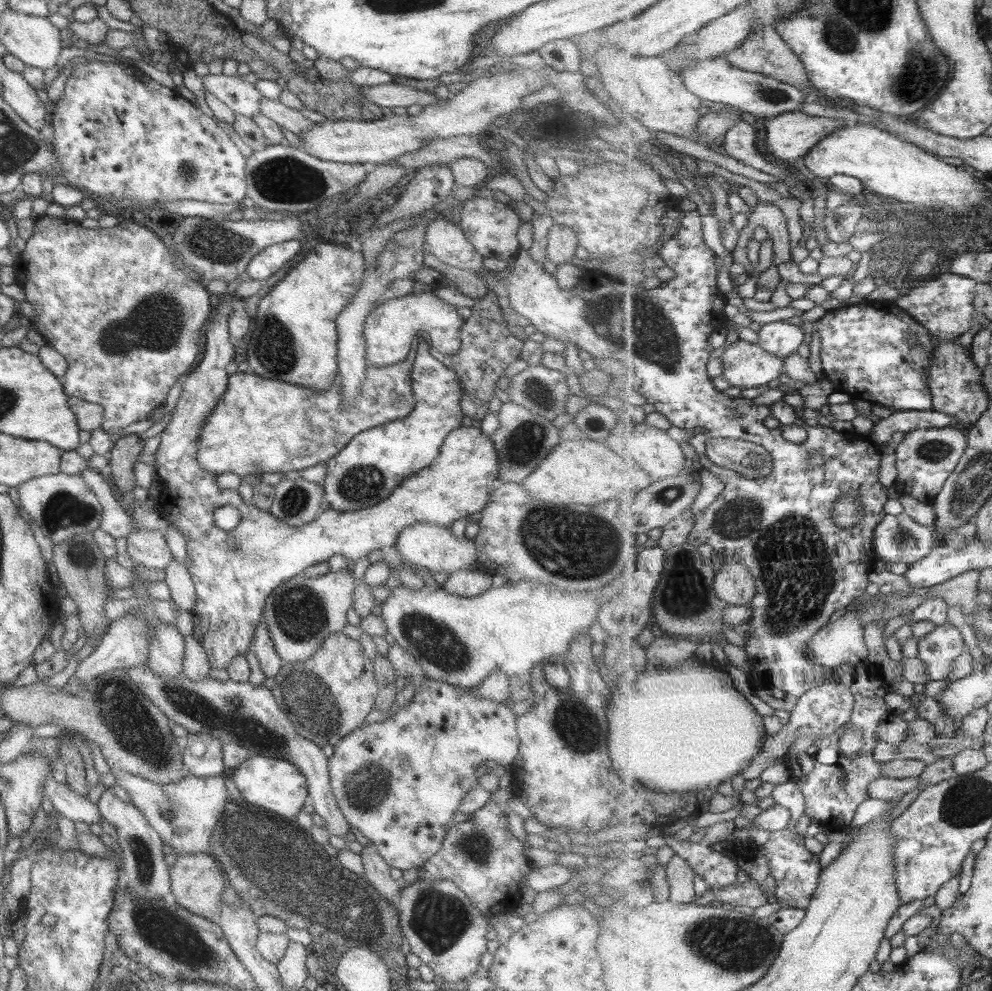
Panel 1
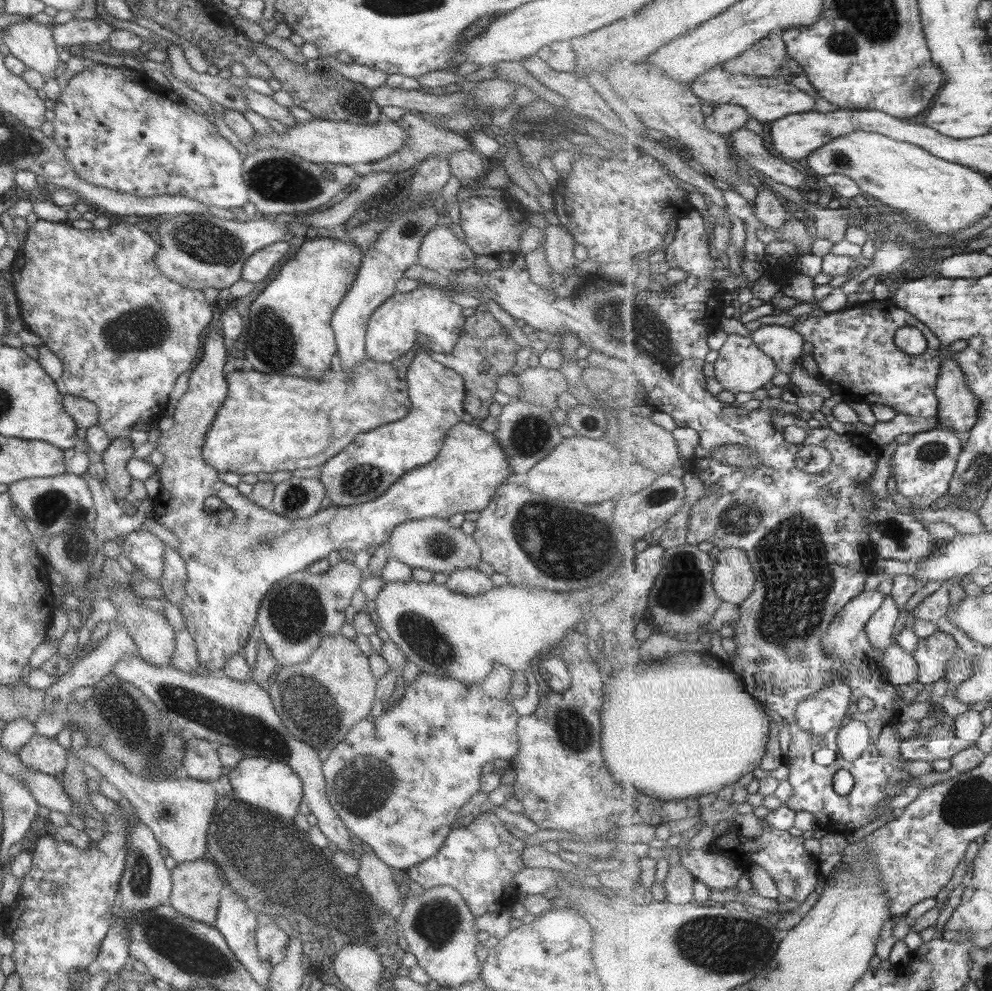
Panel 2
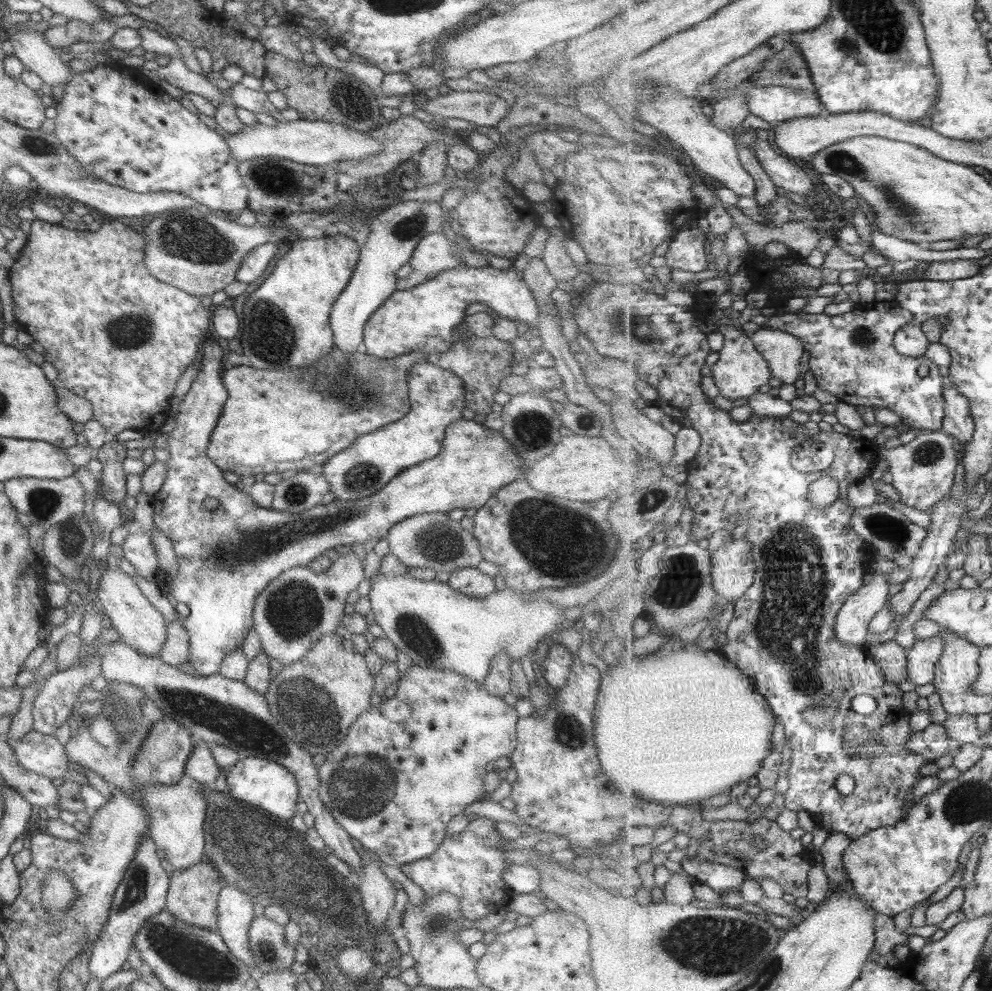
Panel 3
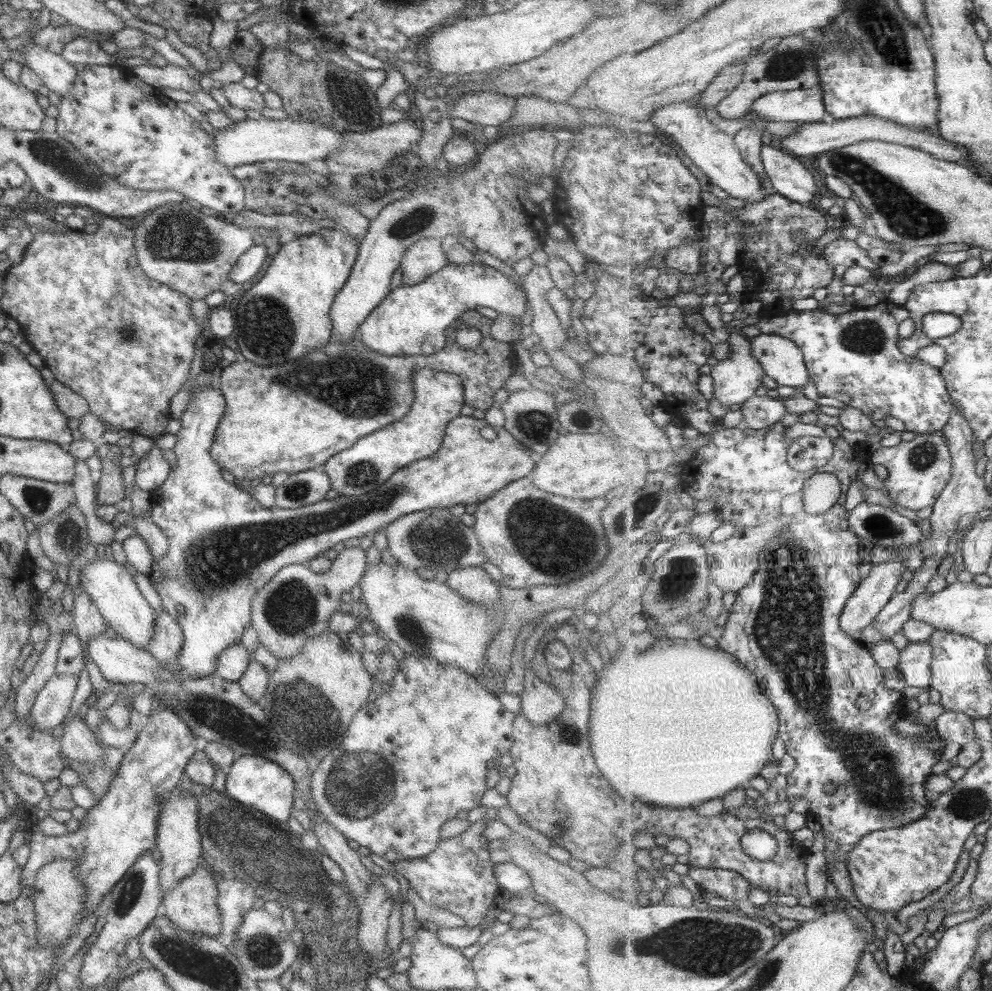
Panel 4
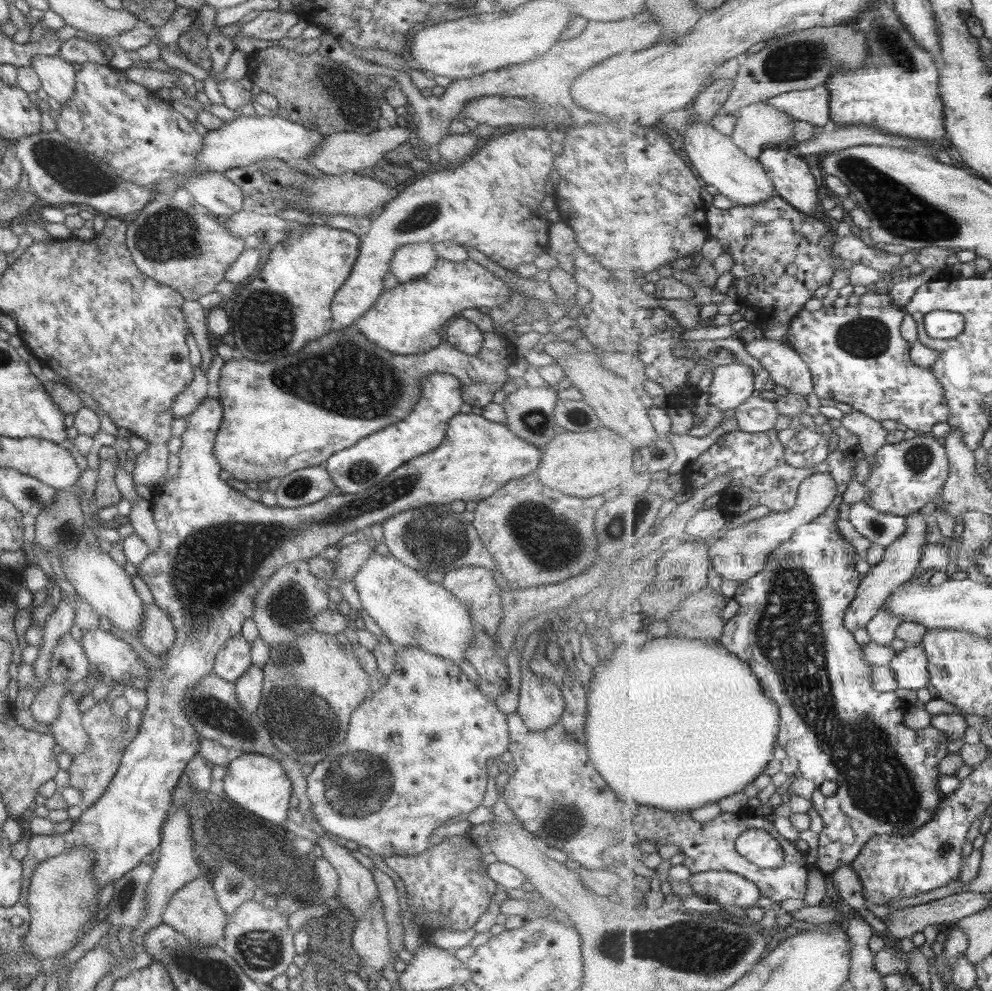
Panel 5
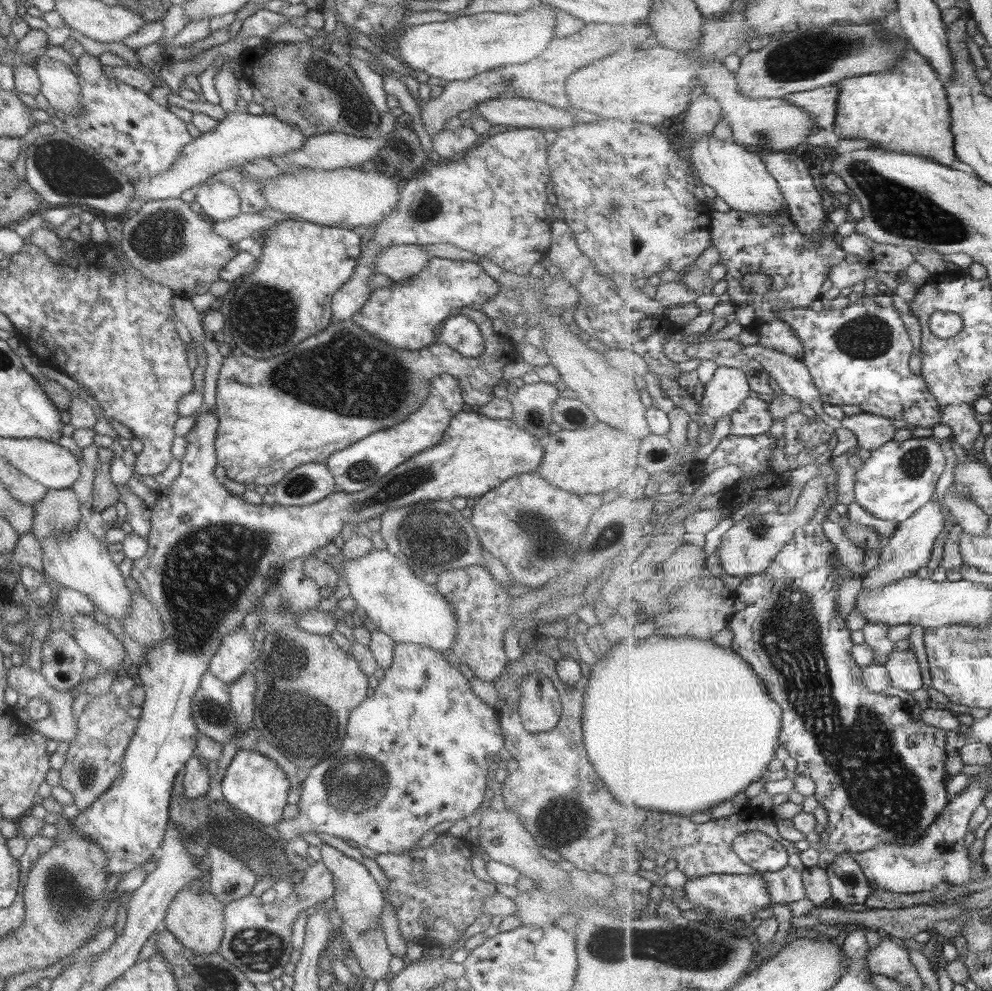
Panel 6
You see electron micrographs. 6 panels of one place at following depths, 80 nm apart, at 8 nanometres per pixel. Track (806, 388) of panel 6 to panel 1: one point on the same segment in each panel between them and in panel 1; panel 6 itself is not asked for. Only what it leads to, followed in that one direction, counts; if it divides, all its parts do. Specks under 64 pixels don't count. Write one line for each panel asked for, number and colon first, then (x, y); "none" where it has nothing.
1: (781, 338)
2: (784, 344)
3: (783, 350)
4: (781, 358)
5: (786, 366)

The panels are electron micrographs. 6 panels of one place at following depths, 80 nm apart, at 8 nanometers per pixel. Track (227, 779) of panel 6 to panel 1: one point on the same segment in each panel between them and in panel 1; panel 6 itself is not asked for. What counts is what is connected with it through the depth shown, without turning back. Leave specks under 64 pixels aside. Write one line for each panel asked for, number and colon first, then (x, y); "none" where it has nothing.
1: (271, 783)
2: (255, 780)
3: (259, 782)
4: (258, 783)
5: (254, 782)

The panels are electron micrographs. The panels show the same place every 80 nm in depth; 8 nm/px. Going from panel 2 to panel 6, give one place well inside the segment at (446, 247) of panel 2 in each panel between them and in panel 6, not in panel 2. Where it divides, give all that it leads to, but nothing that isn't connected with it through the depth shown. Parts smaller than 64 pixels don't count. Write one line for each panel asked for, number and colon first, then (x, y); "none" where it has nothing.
3: (434, 253)
4: (424, 257)
5: (410, 262)
6: (398, 262)

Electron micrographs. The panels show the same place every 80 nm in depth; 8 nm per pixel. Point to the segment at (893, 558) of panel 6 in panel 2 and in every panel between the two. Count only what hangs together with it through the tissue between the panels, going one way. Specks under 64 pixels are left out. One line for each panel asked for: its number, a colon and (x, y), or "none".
2: (846, 637)
3: (853, 622)
4: (878, 588)
5: (901, 559)

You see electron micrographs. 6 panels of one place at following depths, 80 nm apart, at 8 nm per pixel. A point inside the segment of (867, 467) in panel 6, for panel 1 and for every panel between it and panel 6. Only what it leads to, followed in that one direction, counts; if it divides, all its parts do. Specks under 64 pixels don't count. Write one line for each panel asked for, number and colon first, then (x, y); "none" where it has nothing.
1: (927, 457)
2: (924, 466)
3: (923, 471)
4: (919, 470)
5: (908, 475)

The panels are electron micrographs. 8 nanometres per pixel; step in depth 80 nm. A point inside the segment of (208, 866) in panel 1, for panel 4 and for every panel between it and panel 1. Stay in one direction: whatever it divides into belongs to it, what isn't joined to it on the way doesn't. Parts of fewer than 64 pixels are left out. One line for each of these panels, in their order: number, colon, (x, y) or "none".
2: (196, 885)
3: (191, 896)
4: (190, 904)

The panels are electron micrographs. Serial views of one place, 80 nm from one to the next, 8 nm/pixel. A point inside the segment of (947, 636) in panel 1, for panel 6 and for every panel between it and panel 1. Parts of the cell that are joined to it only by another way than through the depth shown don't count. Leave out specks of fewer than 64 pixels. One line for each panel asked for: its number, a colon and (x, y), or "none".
2: (933, 653)
3: (922, 659)
4: (915, 670)
5: (910, 666)
6: (904, 670)

